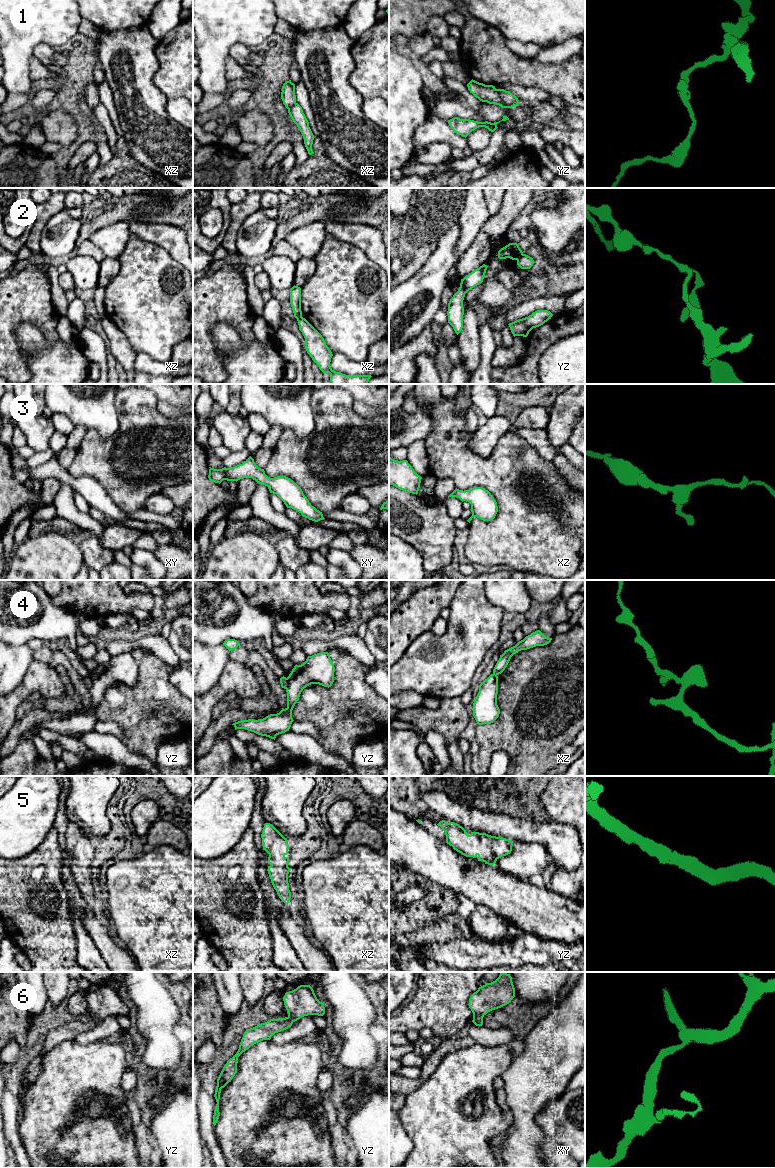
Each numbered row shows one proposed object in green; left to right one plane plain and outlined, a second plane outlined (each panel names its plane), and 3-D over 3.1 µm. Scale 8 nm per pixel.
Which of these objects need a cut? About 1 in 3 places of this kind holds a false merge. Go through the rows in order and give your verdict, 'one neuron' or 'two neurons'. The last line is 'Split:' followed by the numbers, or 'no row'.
1: two neurons
2: two neurons
3: one neuron
4: two neurons
5: one neuron
6: one neuron
Split: 1, 2, 4

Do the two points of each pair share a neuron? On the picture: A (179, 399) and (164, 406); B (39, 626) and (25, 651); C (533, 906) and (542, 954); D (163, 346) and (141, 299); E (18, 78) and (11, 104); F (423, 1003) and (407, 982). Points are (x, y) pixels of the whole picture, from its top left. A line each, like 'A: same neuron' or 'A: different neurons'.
A: different neurons
B: different neurons
C: different neurons
D: same neuron
E: different neurons
F: different neurons

